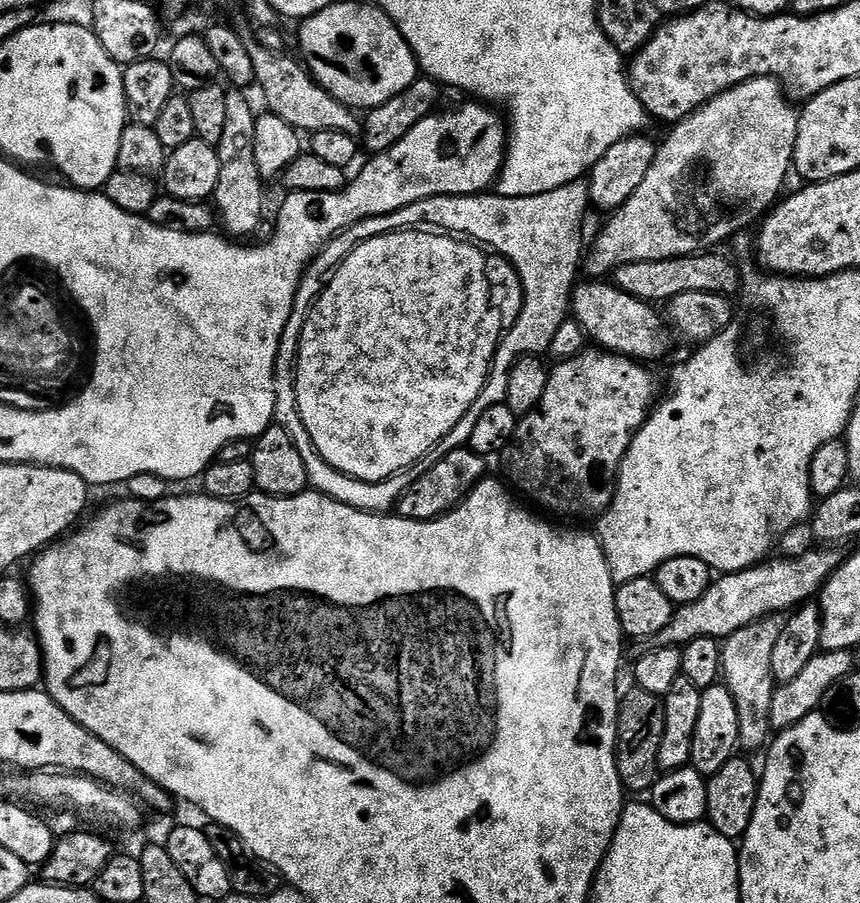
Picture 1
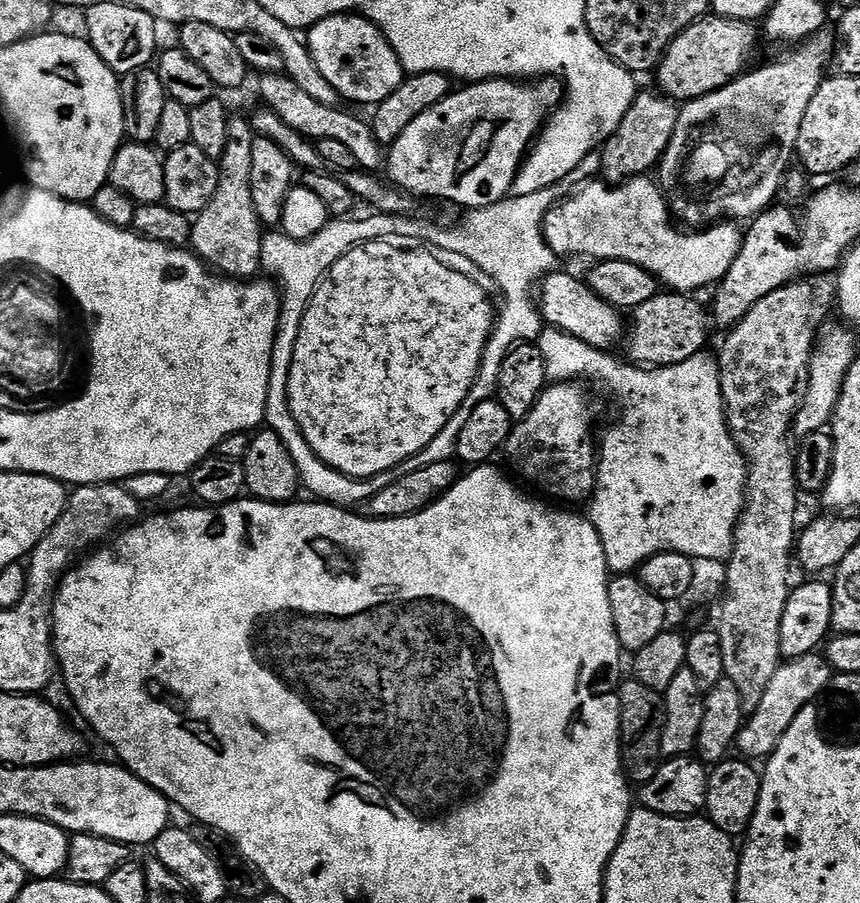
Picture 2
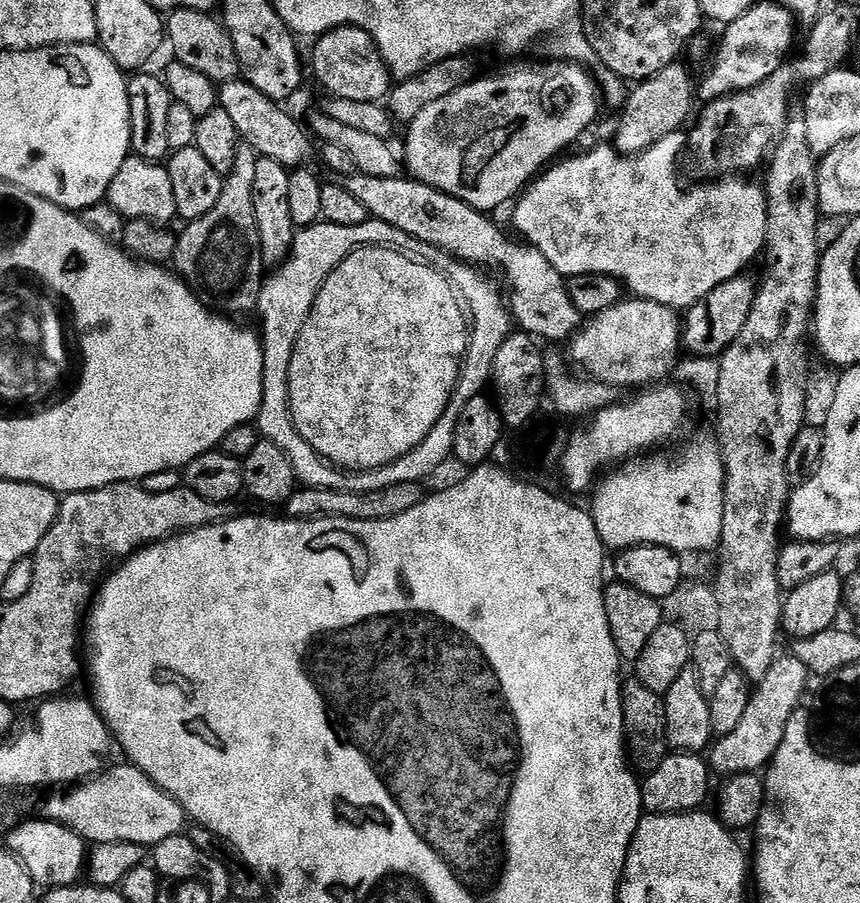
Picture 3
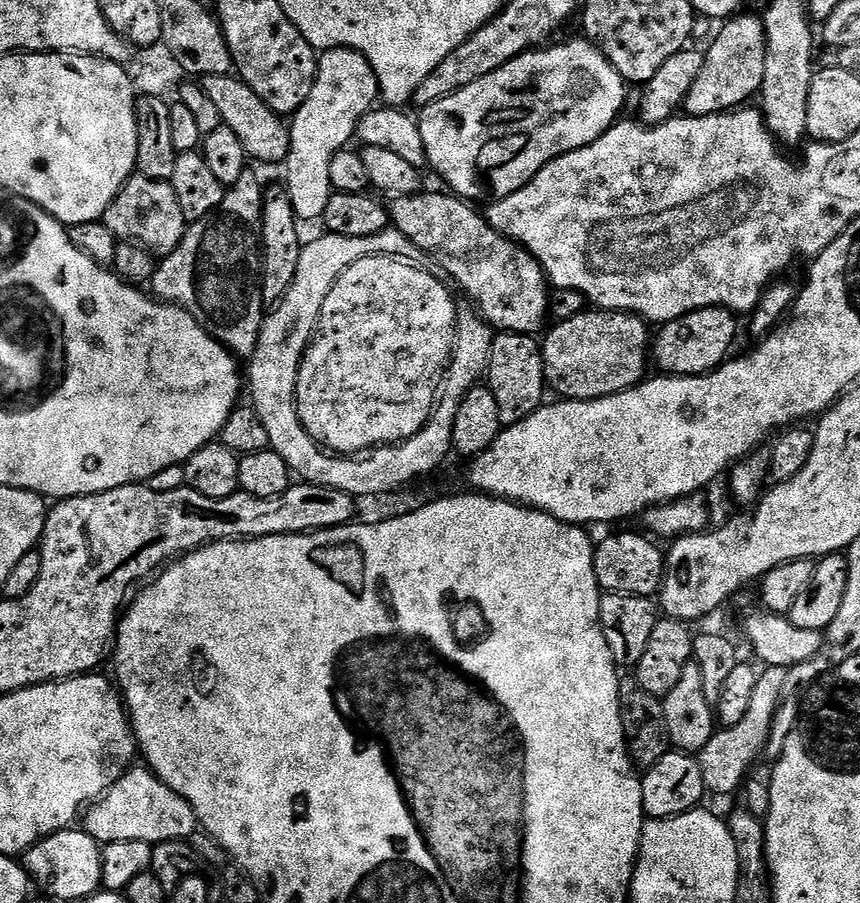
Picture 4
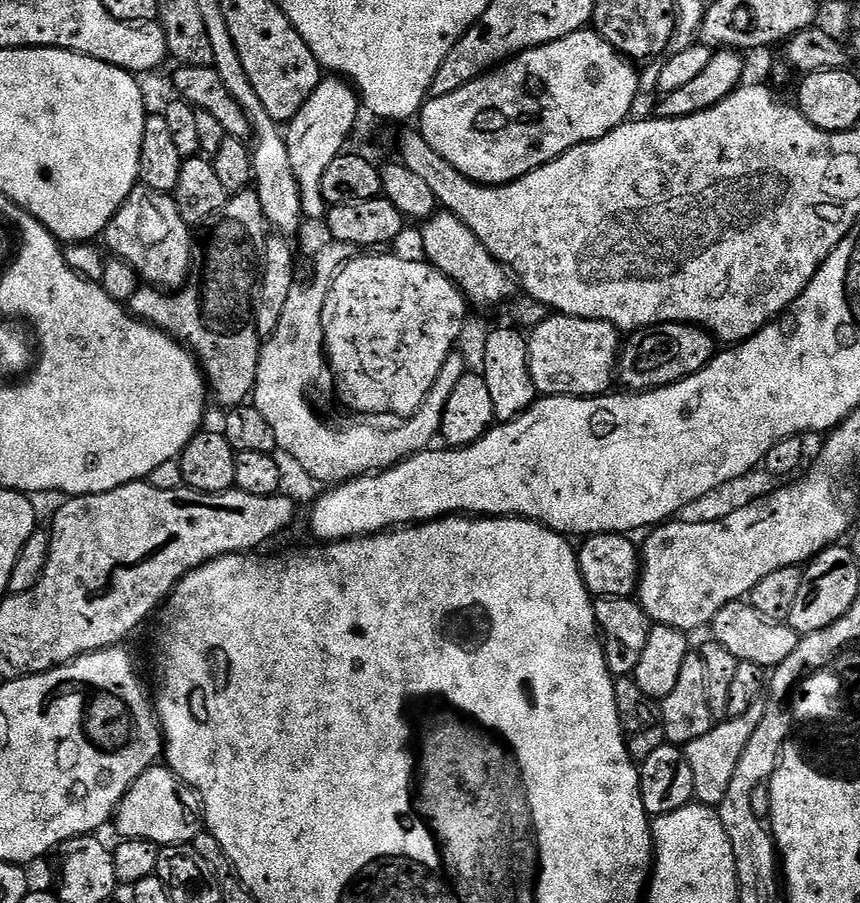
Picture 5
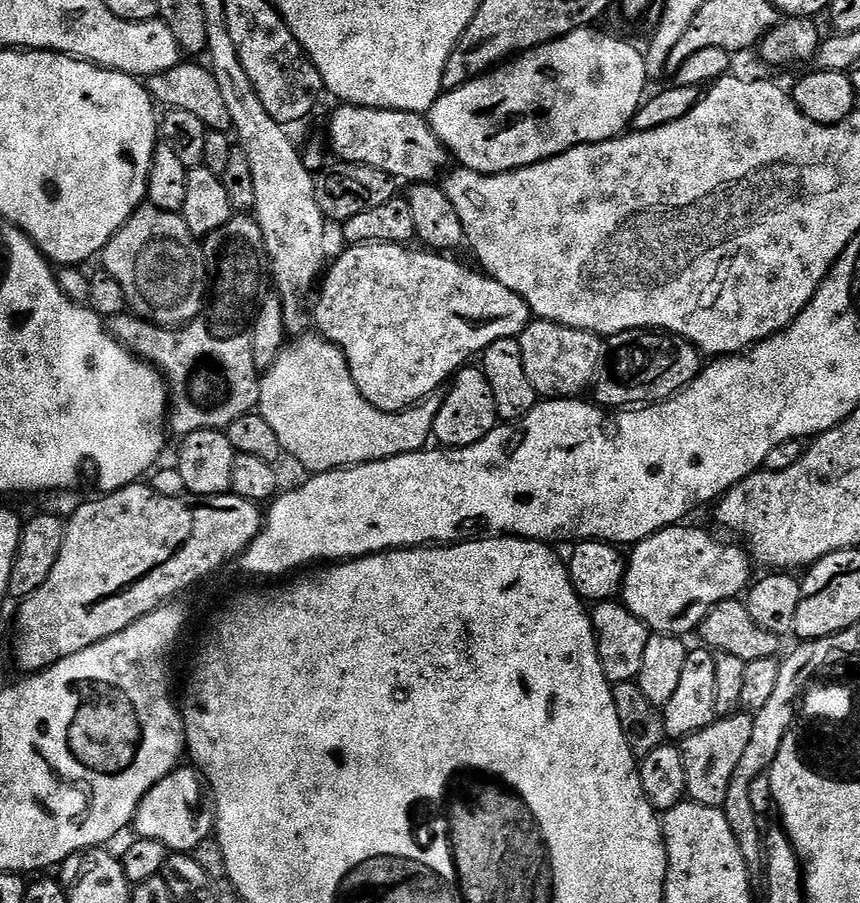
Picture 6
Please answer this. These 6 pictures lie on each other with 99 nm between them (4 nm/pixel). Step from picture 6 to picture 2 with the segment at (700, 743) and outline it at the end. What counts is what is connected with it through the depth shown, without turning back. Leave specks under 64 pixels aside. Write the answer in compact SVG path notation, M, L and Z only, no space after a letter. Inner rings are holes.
M820 654L784 660L780 669L774 674L774 678L770 678L770 686L766 686L766 694L762 694L762 702L758 702L758 706L740 727L735 751L752 762L760 759L763 761L771 756L782 734L786 734L790 722L794 722L794 718L802 714L807 704L815 704L819 700L820 695L828 689L828 683L832 681L833 675L827 659Z

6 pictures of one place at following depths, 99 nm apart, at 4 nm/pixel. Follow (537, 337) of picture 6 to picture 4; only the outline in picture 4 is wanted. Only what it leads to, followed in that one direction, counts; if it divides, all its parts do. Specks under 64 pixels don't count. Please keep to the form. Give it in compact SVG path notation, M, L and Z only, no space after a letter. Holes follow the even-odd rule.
M585 310L569 320L552 324L547 329L548 337L543 337L544 383L557 392L557 397L569 400L600 400L604 396L613 396L634 388L645 379L644 363L650 360L649 325L643 316L634 312L605 312L603 310Z

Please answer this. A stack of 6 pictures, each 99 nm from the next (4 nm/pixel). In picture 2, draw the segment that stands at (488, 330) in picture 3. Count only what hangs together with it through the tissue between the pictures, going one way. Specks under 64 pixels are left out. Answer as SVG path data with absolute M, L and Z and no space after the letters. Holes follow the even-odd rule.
M556 184L553 188L538 190L538 194L512 196L494 202L490 206L474 208L463 213L464 221L457 228L439 228L428 220L415 220L412 214L368 214L361 220L357 218L332 218L328 224L310 238L295 240L287 236L283 230L268 230L263 233L262 254L260 255L261 269L275 280L280 293L280 321L276 331L276 341L272 351L270 366L270 386L268 401L264 415L267 427L286 442L286 450L290 450L290 458L294 458L294 466L298 466L300 483L303 491L313 492L317 501L337 506L363 505L378 490L386 490L390 482L397 477L395 471L383 472L377 476L357 478L344 476L334 470L306 442L300 433L298 422L294 422L294 414L288 405L288 379L290 366L294 358L294 346L298 342L298 330L302 326L302 318L306 318L306 310L318 290L318 286L334 266L334 262L342 259L351 248L358 244L369 244L371 240L386 240L389 242L412 242L408 240L429 240L448 252L461 252L468 260L473 260L498 287L504 291L504 313L499 313L495 321L492 335L488 337L488 345L484 348L484 358L480 361L480 373L476 384L470 390L466 402L446 422L442 434L407 462L407 471L413 472L426 466L434 466L434 462L452 460L456 454L458 434L462 434L462 426L466 426L466 418L470 418L470 410L482 402L493 399L500 377L500 367L506 358L509 348L517 344L539 341L541 332L546 325L541 317L534 293L544 277L557 271L558 258L544 237L544 216L551 208L555 208L565 199L564 184Z

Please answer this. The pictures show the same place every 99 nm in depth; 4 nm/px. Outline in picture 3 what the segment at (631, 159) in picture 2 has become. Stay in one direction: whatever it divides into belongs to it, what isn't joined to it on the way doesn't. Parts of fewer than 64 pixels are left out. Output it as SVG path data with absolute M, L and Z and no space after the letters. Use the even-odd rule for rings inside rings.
M677 62L666 66L654 78L641 80L629 91L619 113L620 125L616 128L614 147L622 156L637 156L642 150L654 146L654 142L662 142L668 134L681 131L692 112L692 96L694 100L694 80L683 68L683 63Z

